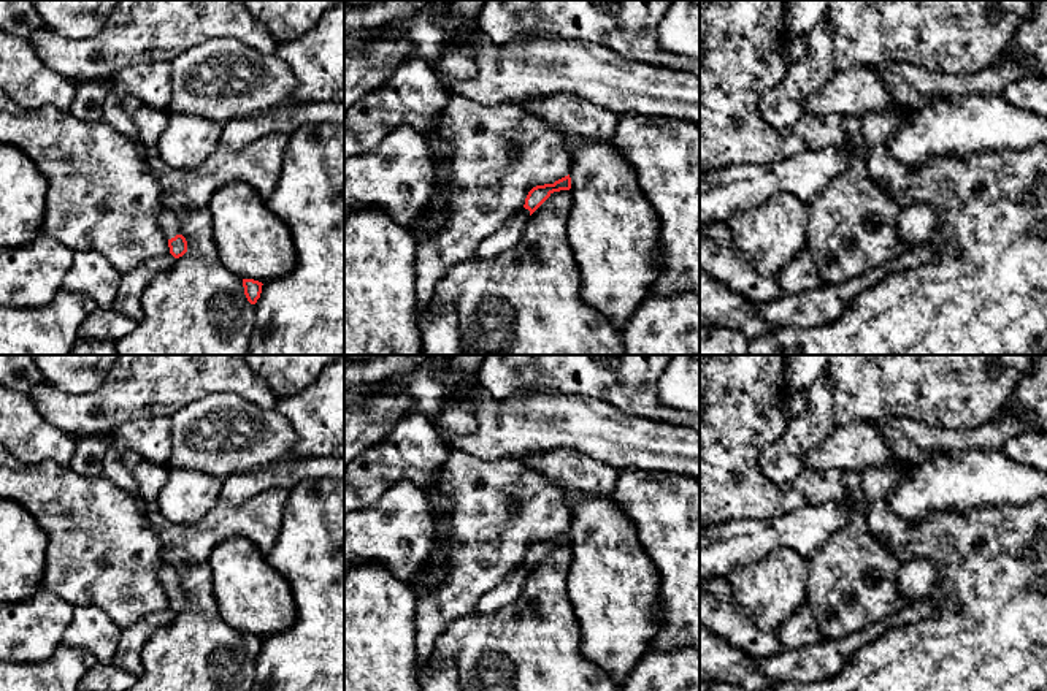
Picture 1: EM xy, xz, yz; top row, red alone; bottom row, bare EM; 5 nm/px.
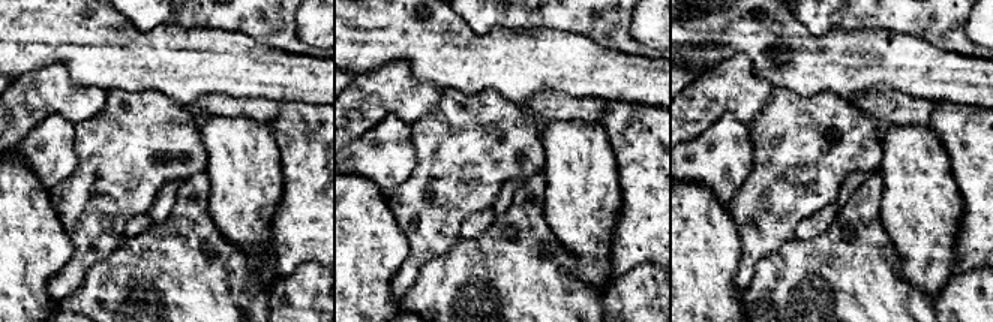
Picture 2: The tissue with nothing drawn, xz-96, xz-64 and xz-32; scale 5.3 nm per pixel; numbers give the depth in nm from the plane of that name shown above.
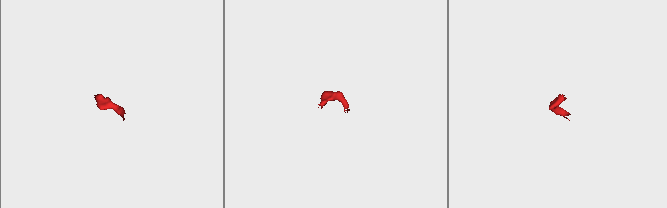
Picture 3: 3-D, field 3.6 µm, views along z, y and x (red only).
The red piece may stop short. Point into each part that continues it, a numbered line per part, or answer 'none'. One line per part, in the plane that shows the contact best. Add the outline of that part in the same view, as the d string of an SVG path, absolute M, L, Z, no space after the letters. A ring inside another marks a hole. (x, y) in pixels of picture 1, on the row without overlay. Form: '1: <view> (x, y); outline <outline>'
1: xy (168, 577); outline M167 563L159 569L159 580L165 588L167 594L171 594L176 590L181 590L178 572Z

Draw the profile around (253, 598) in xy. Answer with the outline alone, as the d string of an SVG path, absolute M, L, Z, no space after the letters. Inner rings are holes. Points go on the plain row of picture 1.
M241 536L222 540L211 552L209 566L213 597L235 631L265 639L293 626L290 585L252 540Z

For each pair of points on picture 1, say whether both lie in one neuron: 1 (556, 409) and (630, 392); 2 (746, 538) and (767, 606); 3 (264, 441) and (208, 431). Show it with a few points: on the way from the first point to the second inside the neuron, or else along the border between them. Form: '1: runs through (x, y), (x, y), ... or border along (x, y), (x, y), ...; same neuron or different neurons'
1: border along (563, 392), (584, 392), (605, 398), (633, 416); different neurons
2: border along (789, 549), (771, 549), (725, 577); different neurons
3: runs through (249, 438), (222, 435); same neuron

